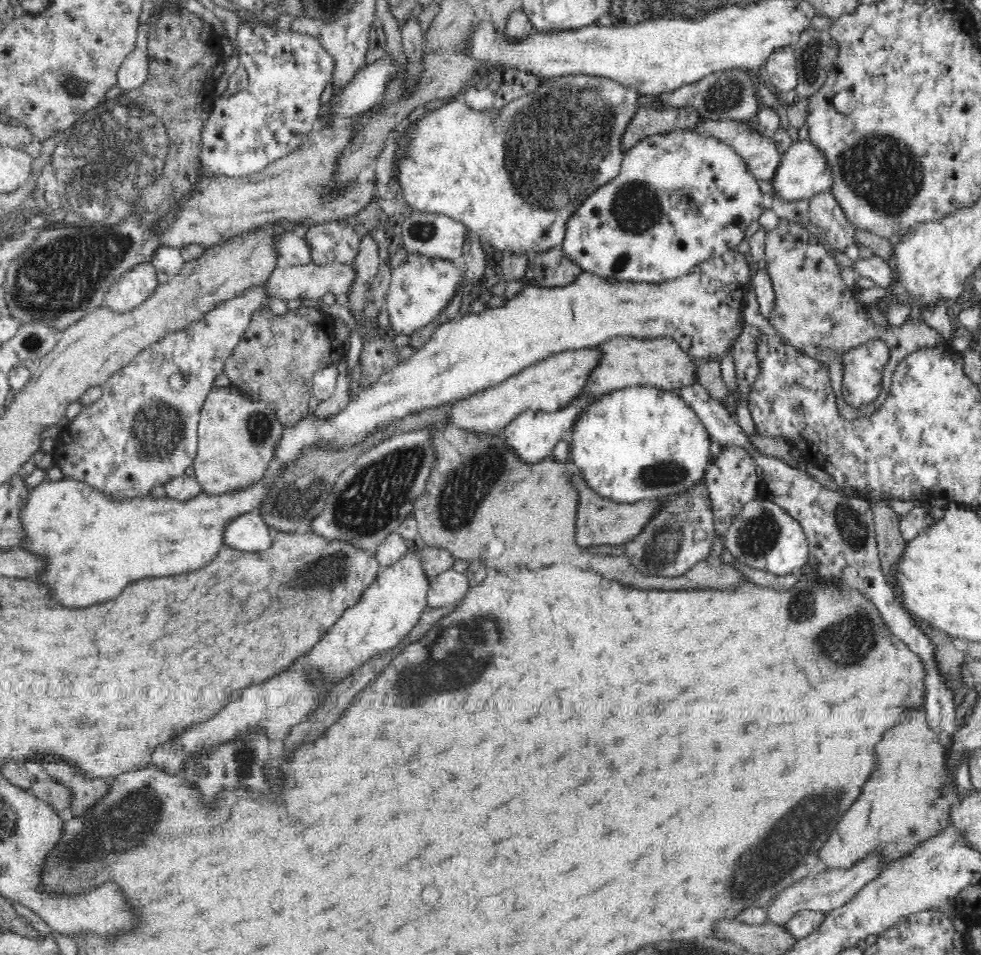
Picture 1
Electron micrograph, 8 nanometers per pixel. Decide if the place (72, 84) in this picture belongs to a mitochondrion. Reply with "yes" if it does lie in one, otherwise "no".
yes

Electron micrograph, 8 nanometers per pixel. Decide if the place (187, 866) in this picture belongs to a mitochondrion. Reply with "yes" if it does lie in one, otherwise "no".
no

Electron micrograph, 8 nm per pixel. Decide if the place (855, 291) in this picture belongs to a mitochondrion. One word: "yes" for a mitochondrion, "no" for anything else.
no

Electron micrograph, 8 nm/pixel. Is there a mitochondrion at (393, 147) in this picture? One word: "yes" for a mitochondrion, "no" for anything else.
no

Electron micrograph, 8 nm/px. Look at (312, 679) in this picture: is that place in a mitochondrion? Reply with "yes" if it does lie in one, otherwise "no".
no

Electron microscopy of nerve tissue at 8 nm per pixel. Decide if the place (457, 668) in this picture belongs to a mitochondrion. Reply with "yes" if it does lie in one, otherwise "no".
yes

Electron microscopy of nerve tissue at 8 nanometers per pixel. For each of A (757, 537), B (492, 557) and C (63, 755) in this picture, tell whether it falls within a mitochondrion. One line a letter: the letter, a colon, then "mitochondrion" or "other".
A: mitochondrion
B: other
C: other

